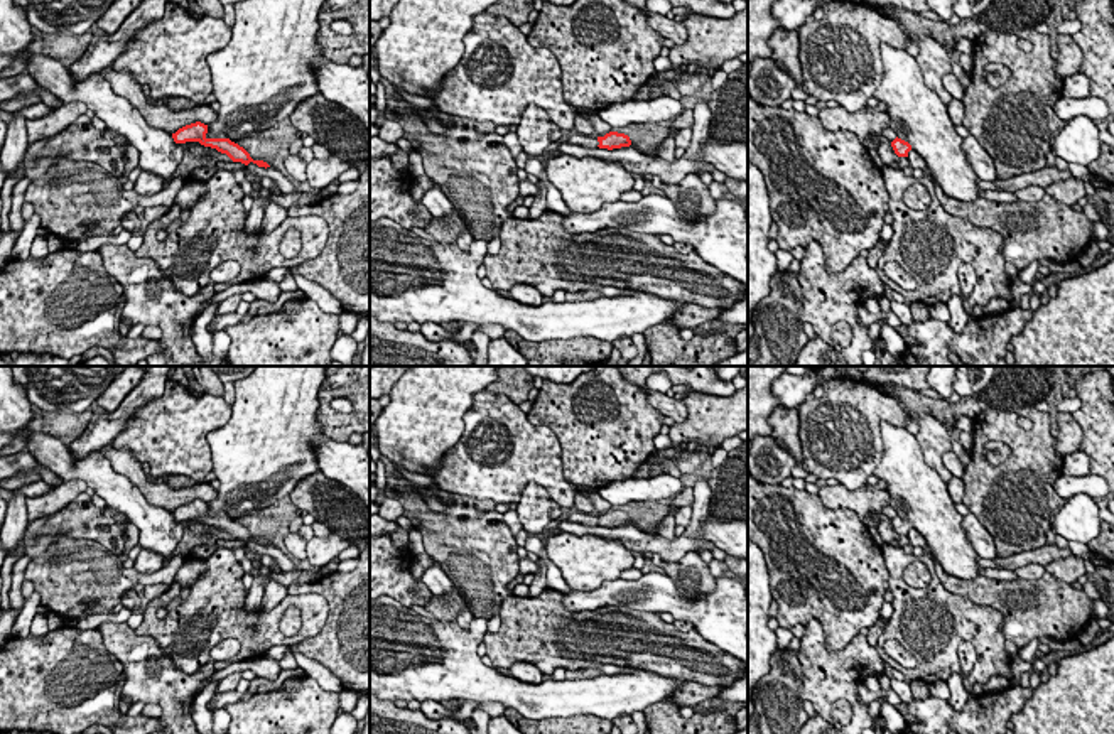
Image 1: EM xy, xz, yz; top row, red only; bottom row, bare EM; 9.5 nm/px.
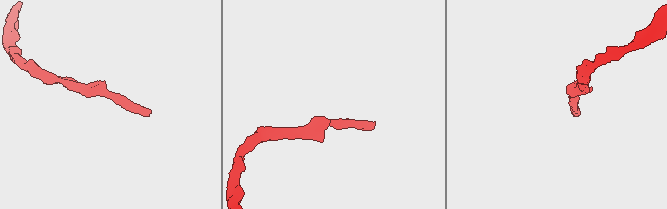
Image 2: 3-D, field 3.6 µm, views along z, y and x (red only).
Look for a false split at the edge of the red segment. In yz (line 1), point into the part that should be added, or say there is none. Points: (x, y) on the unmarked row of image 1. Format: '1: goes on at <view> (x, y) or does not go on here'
1: does not go on here

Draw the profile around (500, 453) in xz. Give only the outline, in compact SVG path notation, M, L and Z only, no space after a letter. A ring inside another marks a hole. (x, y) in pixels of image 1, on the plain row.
M478 391L464 413L464 434L427 474L441 489L496 505L520 503L530 481L540 484L560 508L572 508L577 489L564 478L562 447L545 425L533 425L506 395Z

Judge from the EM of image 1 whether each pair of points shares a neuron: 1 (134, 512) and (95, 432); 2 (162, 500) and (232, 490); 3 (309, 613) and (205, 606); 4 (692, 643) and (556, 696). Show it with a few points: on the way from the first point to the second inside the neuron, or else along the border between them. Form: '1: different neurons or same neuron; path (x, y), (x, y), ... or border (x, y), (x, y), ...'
1: different neurons; border (66, 447), (75, 459), (83, 459), (100, 451)
2: different neurons; border (216, 491), (208, 503)
3: same neuron; path (284, 604), (269, 620), (230, 620)
4: different neurons; border (640, 667), (677, 680)

